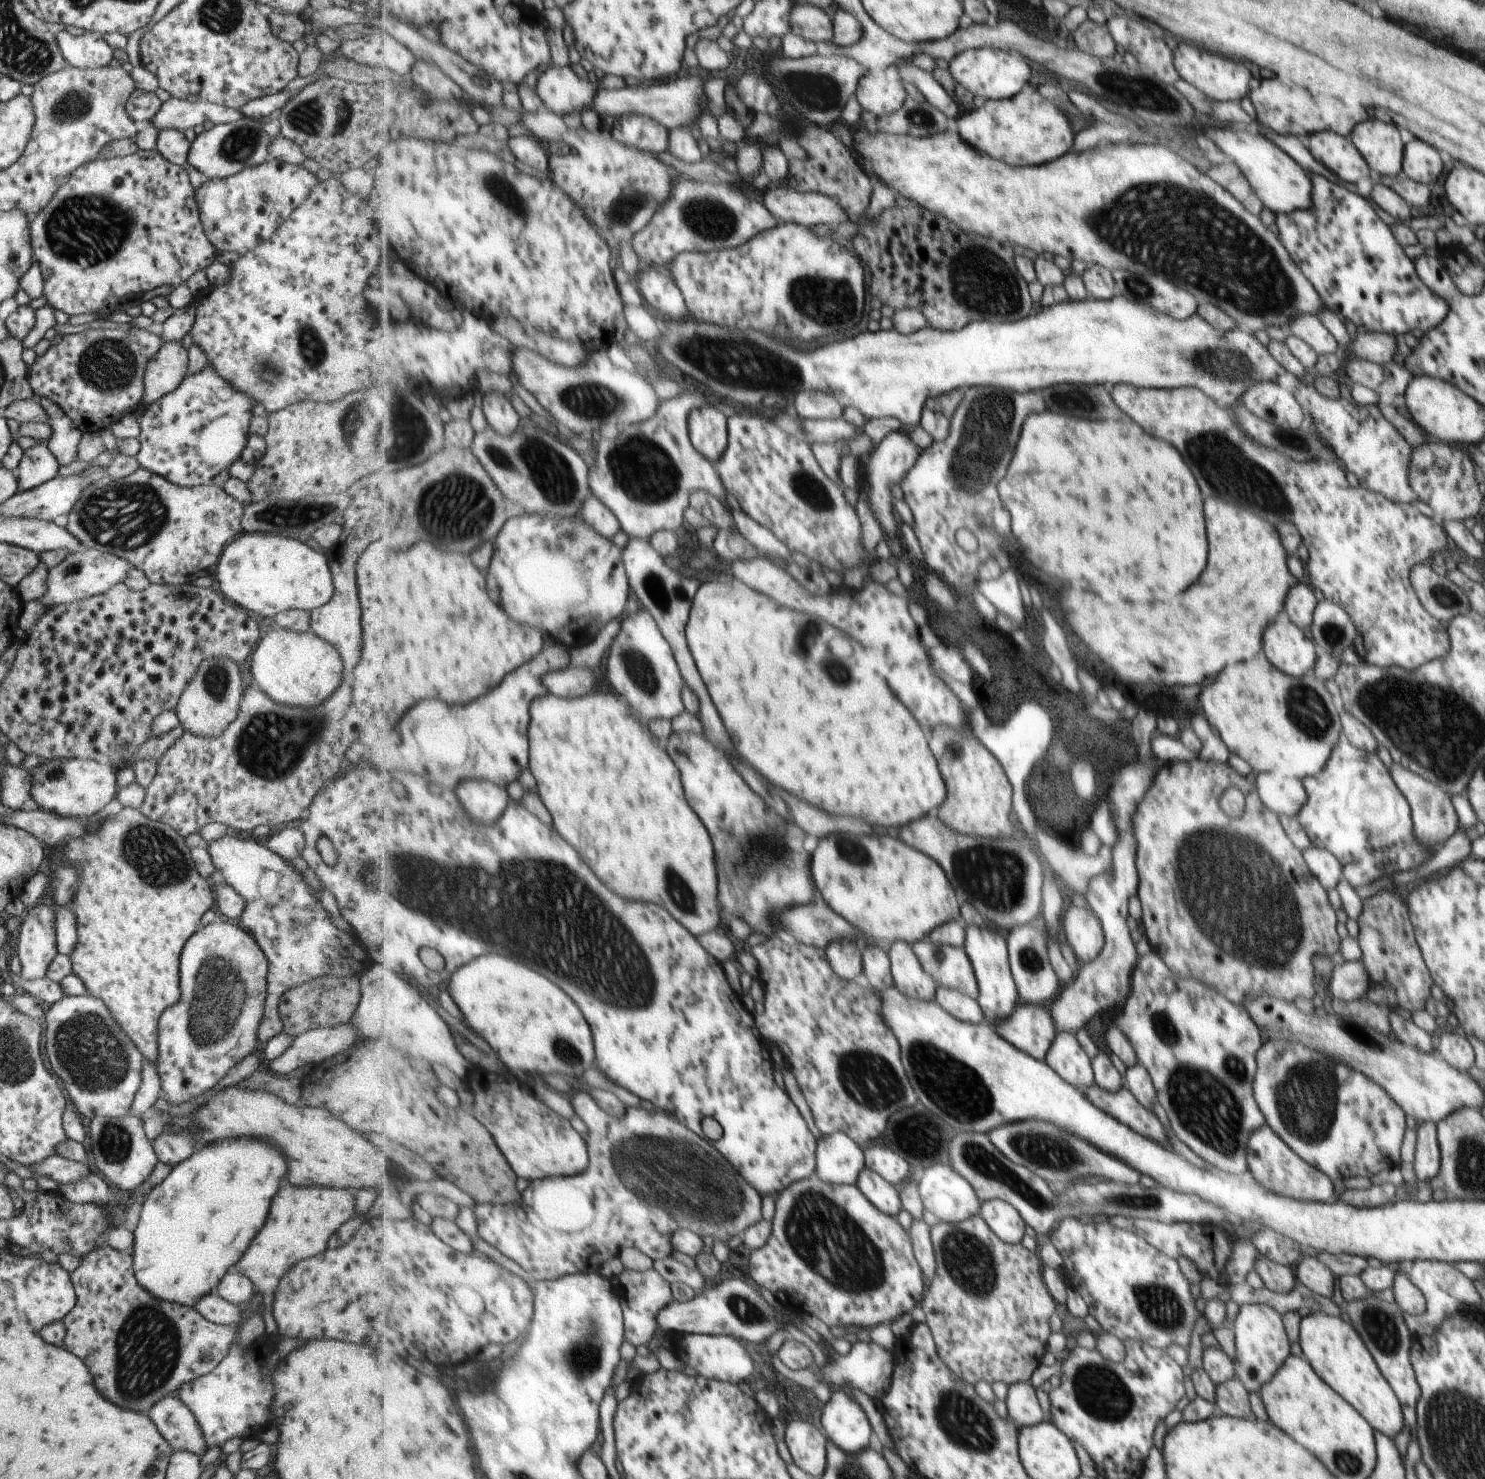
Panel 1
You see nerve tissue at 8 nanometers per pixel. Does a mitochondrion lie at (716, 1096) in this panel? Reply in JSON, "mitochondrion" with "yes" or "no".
{"mitochondrion":"no"}

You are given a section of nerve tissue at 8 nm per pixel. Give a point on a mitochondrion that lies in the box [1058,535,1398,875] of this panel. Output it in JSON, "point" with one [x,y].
{"point":[1305,708]}

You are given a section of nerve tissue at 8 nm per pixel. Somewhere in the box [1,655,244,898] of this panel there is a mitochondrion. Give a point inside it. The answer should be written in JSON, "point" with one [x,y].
{"point":[157,858]}

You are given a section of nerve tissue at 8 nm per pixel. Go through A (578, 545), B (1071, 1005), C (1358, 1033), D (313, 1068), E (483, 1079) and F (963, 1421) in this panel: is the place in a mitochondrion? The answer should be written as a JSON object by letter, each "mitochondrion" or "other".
{"A":"other","B":"other","C":"other","D":"other","E":"other","F":"mitochondrion"}

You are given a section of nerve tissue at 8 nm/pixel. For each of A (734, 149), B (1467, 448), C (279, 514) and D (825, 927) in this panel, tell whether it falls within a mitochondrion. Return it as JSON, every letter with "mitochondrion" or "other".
{"A":"other","B":"other","C":"mitochondrion","D":"other"}

